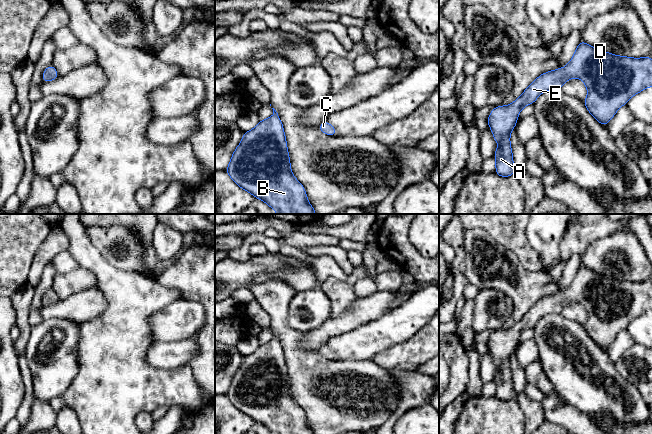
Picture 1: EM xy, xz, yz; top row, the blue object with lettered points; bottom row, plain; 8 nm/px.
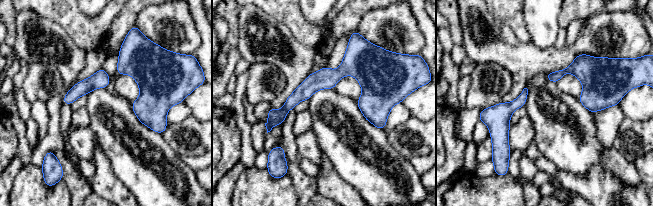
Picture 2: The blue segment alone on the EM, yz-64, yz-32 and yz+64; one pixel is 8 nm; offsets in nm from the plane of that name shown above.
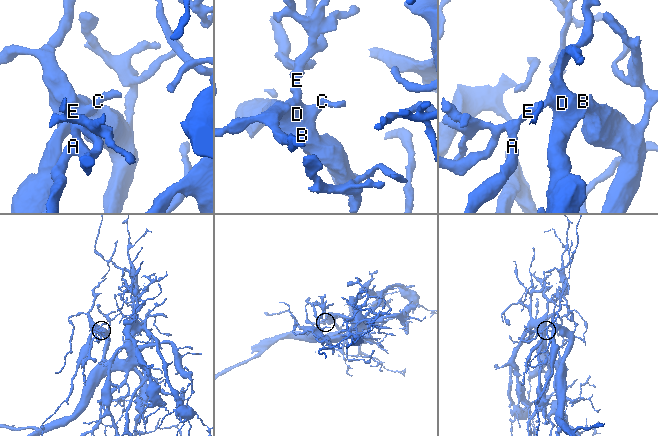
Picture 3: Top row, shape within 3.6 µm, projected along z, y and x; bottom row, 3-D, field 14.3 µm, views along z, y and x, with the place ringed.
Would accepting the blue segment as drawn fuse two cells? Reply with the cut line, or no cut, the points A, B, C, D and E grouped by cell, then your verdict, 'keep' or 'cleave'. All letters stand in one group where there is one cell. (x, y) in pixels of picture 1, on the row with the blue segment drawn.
no cut | A B C D E | keep

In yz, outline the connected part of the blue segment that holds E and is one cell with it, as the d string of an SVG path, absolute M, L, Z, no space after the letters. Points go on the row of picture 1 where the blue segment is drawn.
M580 40L577 49L565 68L557 68L541 74L523 92L523 94L508 106L497 106L487 119L494 139L499 143L495 151L495 173L500 177L508 177L516 173L510 145L510 133L516 127L517 118L522 108L533 104L538 96L547 90L561 90L563 84L572 78L581 79L588 91L584 100L586 109L604 127L614 117L617 110L626 105L630 98L652 86L652 58L630 58L617 56L609 52L598 50Z

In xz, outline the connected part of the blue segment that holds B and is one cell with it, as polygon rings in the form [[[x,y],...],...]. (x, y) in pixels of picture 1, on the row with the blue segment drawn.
[[[274,108],[272,109],[273,115],[270,118],[259,121],[254,129],[245,131],[242,141],[232,154],[231,161],[225,171],[240,188],[264,201],[277,214],[316,214],[314,208],[308,202],[303,185],[291,173],[284,128],[278,113]]]

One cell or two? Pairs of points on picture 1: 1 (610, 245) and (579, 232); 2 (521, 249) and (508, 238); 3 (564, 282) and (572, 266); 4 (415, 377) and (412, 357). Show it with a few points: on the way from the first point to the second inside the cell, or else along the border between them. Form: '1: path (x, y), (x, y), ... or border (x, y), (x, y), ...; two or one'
1: border (617, 230), (596, 238), (581, 256); two
2: path (518, 246), (511, 239); one
3: path (566, 278), (570, 270); one
4: border (391, 368), (416, 371); two

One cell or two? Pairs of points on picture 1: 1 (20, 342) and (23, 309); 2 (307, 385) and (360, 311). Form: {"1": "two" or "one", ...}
{"1": "one", "2": "two"}

